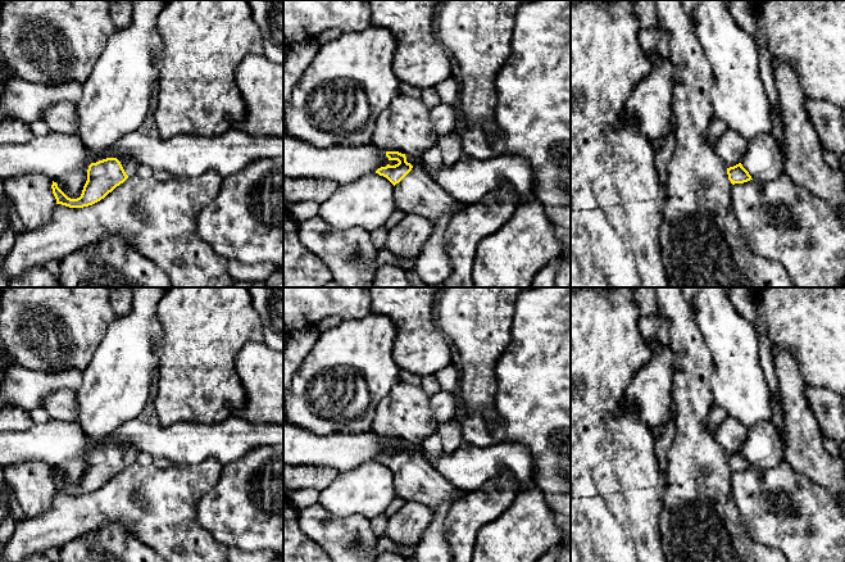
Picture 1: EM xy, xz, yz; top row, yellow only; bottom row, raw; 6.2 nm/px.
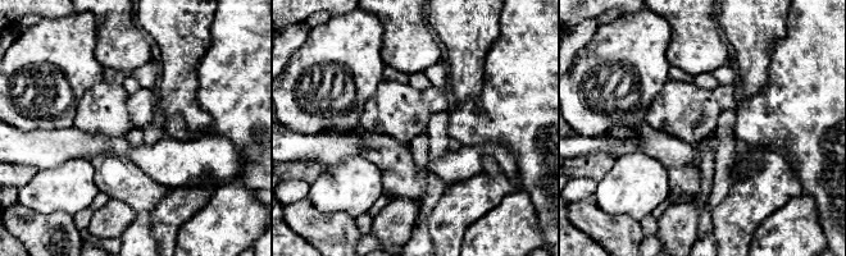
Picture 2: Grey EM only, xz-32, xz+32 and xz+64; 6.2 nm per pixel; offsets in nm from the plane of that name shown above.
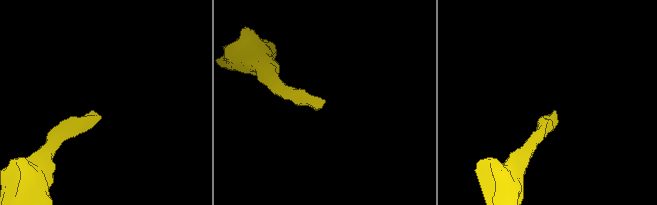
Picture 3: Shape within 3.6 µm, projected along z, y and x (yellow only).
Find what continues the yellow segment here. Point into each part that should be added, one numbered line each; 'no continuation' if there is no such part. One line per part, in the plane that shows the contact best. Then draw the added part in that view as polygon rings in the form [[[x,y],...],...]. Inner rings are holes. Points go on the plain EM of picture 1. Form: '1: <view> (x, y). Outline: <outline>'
1: xz (417, 480). Outline: [[[424,457],[412,458],[394,473],[392,486],[397,497],[406,502],[419,502],[432,511],[444,503],[449,507],[463,494],[432,467]]]

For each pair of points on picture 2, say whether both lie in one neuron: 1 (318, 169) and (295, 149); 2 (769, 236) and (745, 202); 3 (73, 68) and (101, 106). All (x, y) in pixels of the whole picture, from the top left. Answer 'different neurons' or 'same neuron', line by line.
1: different neurons
2: different neurons
3: different neurons

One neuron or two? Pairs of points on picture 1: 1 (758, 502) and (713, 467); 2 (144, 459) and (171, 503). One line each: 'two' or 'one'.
1: two
2: two

